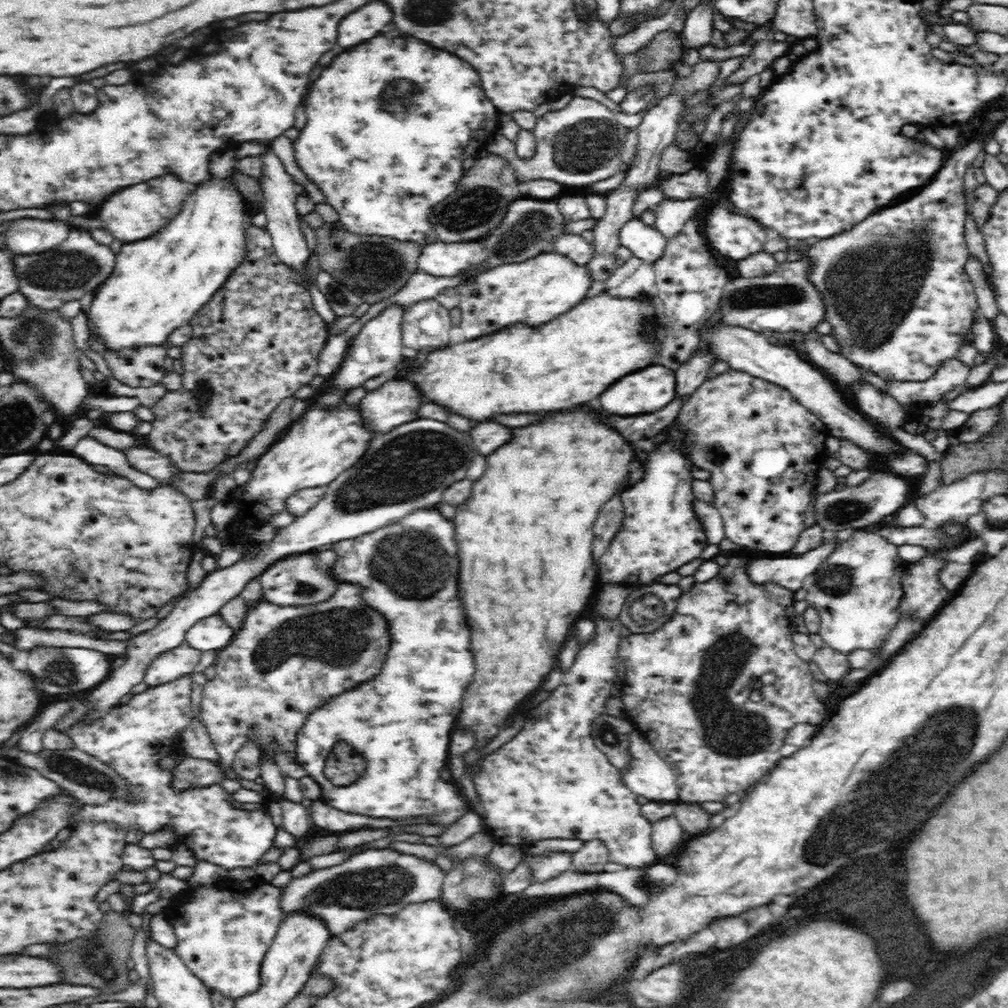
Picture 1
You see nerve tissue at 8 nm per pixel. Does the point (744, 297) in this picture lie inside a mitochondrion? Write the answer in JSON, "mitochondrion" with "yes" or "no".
{"mitochondrion":"yes"}

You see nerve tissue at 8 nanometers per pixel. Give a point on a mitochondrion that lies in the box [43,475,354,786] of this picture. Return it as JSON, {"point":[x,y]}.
{"point":[306,588]}

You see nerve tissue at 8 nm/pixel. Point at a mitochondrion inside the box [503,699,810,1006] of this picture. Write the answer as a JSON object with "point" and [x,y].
{"point":[607,736]}

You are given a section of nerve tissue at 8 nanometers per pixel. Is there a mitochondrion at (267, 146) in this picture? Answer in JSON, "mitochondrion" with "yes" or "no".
{"mitochondrion":"no"}

